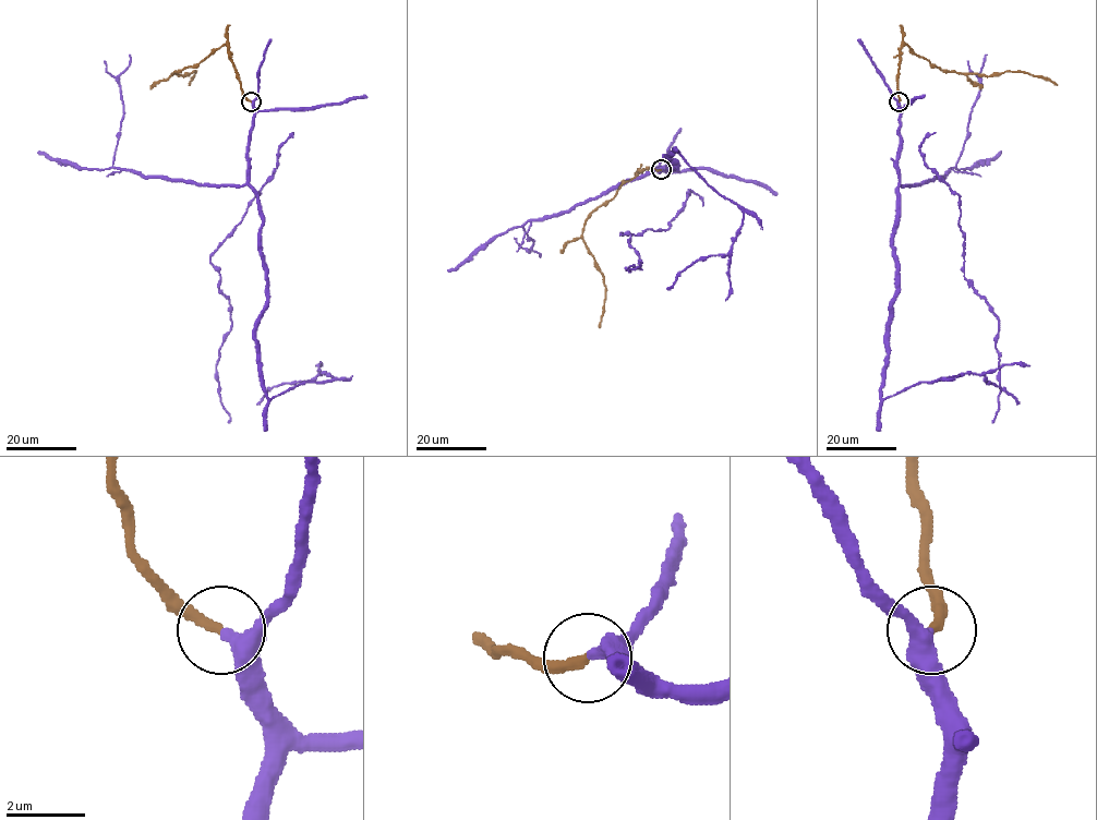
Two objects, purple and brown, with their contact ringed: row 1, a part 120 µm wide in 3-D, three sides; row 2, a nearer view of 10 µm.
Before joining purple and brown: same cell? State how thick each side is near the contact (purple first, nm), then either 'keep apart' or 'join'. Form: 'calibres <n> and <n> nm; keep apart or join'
calibres 280 and 280 nm; join

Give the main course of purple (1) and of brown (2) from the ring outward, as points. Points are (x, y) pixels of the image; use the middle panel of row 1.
1: (661, 169), (671, 163), (676, 167), (666, 158), (677, 152), (743, 213), (728, 253), (692, 262), (666, 288)
2: (661, 169), (640, 170), (626, 180), (614, 196), (590, 215), (582, 229), (582, 239), (605, 287), (599, 327)

